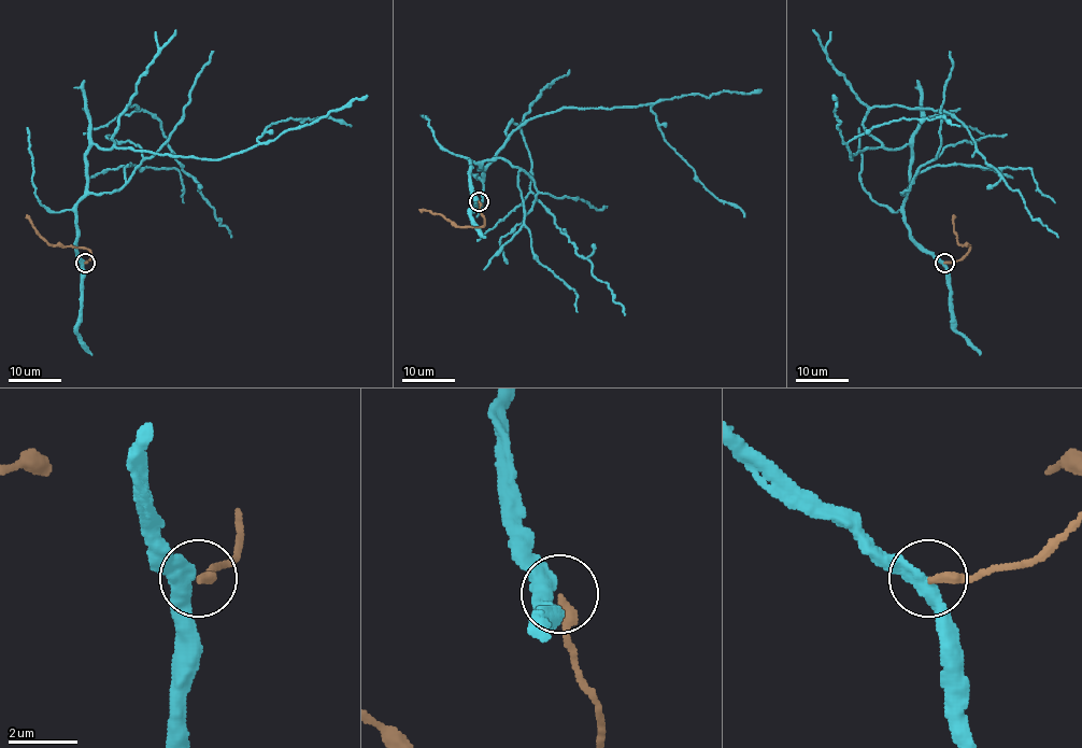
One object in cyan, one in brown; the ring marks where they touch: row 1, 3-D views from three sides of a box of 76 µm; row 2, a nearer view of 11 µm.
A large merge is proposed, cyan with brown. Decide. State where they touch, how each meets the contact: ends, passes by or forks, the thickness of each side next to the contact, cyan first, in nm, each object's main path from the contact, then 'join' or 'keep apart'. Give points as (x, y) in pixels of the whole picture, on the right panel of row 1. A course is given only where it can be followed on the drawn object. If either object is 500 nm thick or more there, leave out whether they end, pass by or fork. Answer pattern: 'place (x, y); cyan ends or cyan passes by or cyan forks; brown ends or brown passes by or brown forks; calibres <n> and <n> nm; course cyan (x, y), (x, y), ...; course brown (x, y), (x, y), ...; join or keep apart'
place (944, 263); cyan passes by; brown ends; calibres 420 and 280 nm; course cyan (943, 263), (905, 222), (909, 144), (887, 150), (863, 125), (876, 106), (953, 114), (1057, 237); course brown (943, 263), (961, 258), (970, 248), (957, 241), (954, 214); join

